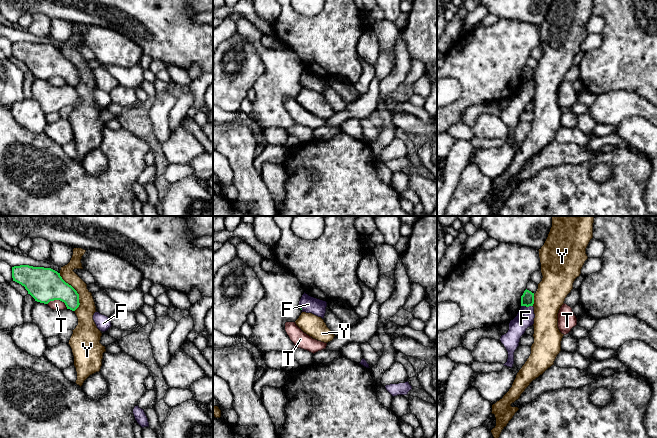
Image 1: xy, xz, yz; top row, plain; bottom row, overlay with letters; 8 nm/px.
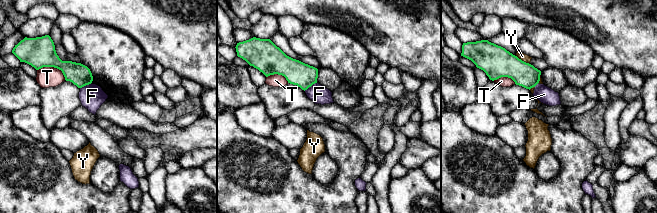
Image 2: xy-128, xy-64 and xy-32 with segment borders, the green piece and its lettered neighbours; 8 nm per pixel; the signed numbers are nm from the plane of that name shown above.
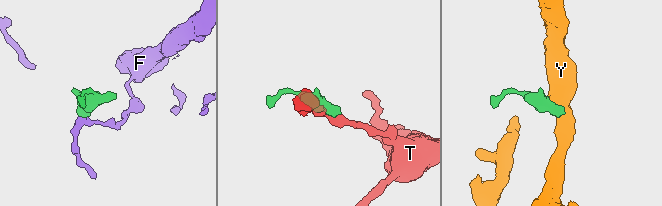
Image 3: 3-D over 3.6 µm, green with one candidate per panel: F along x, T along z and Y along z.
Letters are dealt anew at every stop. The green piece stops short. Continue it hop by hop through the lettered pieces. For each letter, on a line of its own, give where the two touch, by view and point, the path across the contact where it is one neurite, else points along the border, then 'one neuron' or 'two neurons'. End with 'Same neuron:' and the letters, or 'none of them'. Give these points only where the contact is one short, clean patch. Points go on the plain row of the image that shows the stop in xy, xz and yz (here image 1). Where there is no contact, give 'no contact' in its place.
F: yz (527, 82) | along yz (521, 81), (532, 82) | two neurons
T: xy (58, 75) | along xy (47, 79), (53, 76), (61, 76), (67, 83) | two neurons
Y: xy (76, 68) | along xy (59, 49), (78, 70), (79, 82), (74, 87) | two neurons
Same neuron: none of them

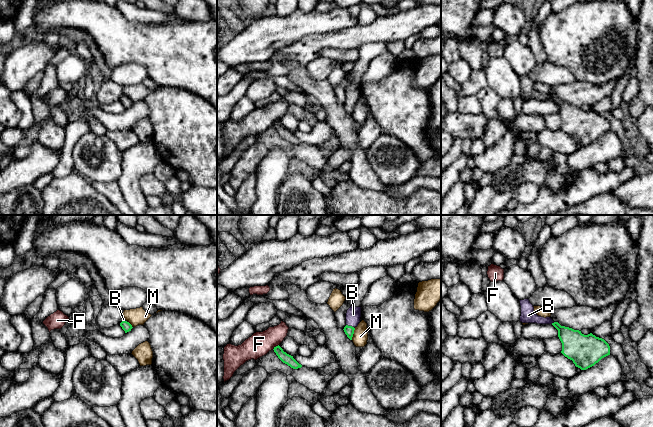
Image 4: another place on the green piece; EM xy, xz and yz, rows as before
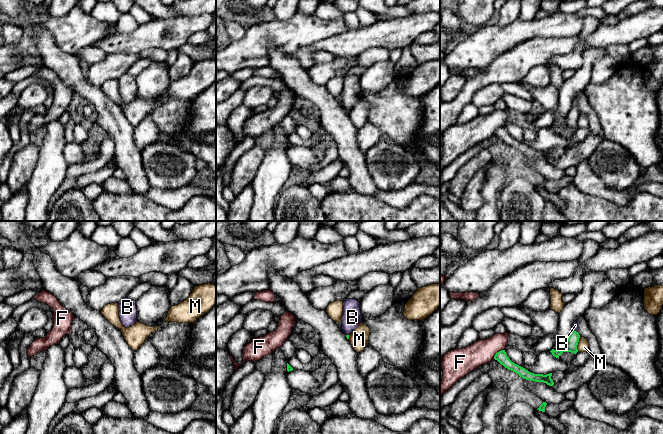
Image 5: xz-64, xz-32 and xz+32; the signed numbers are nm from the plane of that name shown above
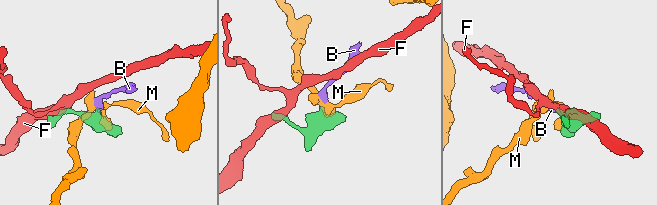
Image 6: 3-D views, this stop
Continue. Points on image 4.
B: xz (350, 102) | across xz (349, 106), (350, 102), (353, 90) | one neuron
F: xz (276, 122) | along xz (278, 120), (272, 125) | two neurons
M: xz (352, 110) | along xz (355, 104), (351, 115) | two neurons
Same neuron: B

